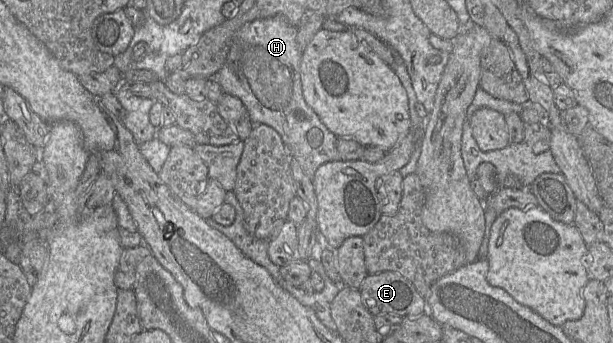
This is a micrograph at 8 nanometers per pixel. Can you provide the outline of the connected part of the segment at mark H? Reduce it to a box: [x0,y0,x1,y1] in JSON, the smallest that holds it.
[210,16,341,180]

